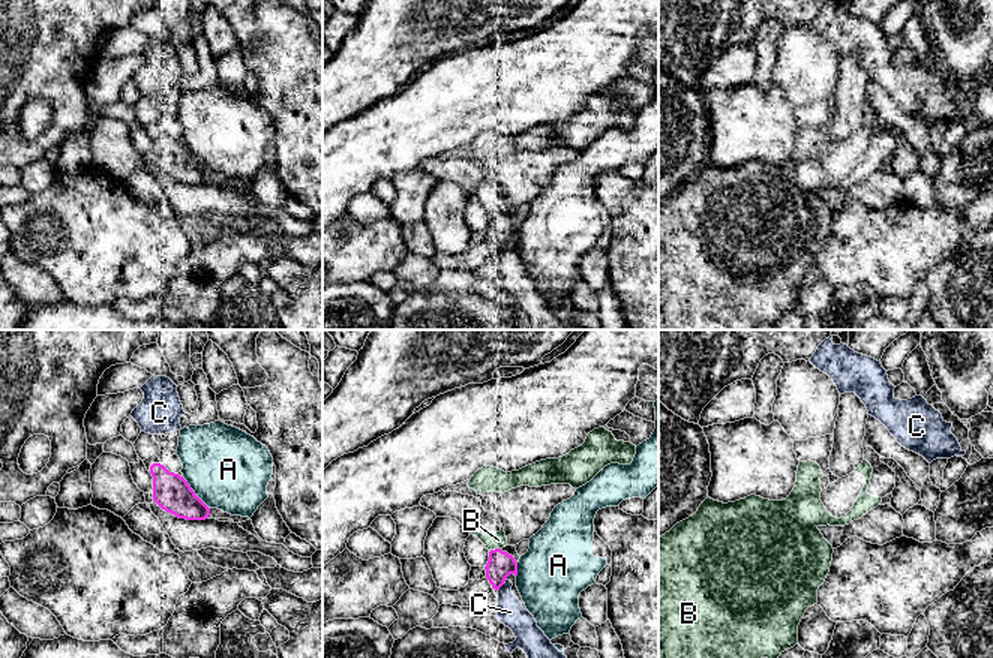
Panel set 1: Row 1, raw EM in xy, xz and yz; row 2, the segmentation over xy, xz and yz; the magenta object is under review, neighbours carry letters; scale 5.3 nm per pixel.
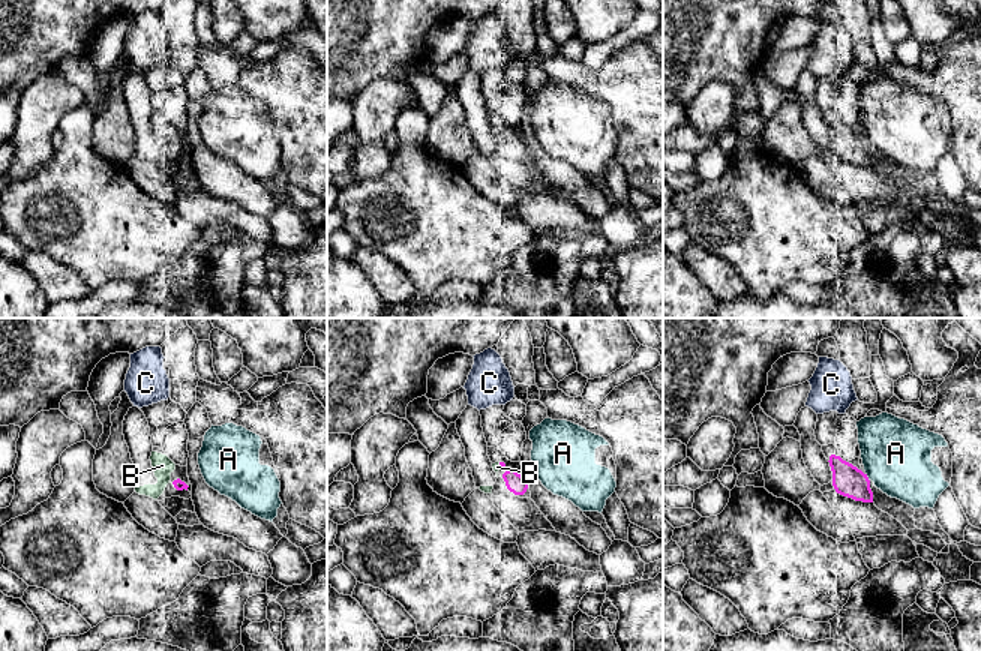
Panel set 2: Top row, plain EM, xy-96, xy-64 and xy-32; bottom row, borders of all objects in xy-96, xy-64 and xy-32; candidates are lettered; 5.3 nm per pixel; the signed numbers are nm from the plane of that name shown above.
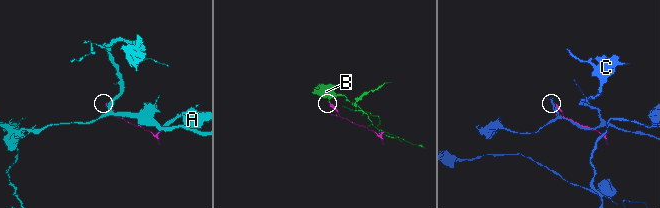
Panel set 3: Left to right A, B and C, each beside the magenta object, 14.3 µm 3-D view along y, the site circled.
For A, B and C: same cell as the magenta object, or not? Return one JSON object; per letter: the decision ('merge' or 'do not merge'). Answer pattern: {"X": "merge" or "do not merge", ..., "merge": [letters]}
{"A": "do not merge", "B": "merge", "C": "do not merge", "merge": ["B"]}

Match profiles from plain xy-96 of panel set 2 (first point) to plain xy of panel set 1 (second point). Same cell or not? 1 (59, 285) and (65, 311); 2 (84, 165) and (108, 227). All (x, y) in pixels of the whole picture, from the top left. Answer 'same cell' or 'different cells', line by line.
1: different cells
2: same cell

